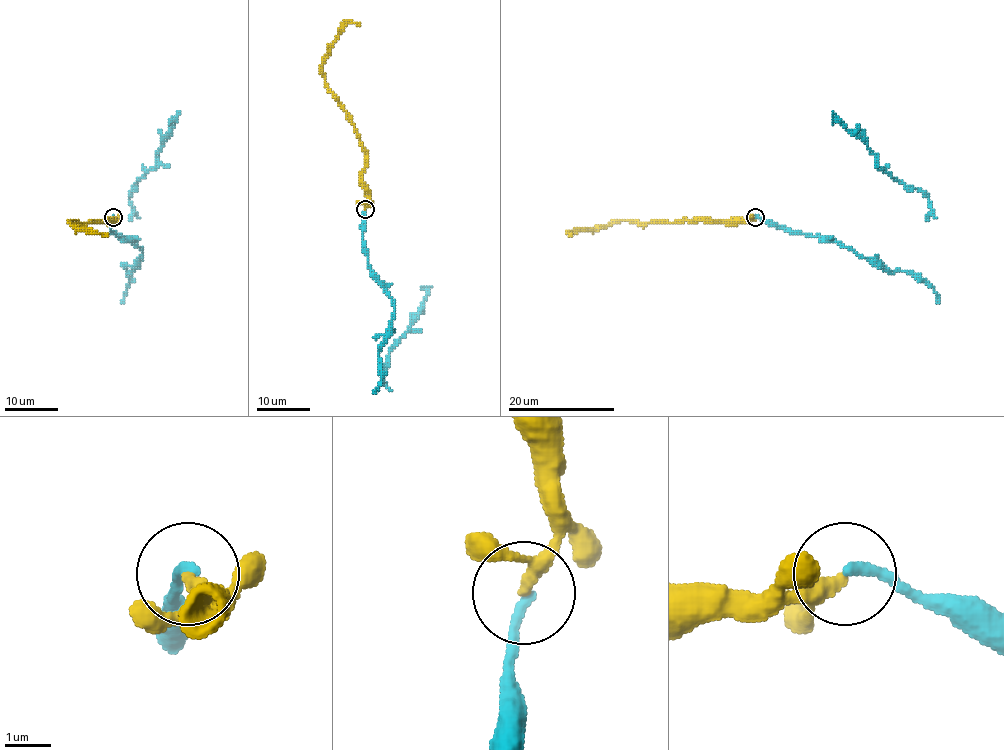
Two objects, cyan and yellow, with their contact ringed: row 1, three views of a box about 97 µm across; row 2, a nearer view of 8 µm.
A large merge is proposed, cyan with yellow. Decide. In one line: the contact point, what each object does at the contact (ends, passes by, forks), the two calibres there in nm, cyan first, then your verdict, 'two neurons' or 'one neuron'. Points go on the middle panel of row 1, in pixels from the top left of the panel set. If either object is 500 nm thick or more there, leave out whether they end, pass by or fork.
(365, 209) | cyan ends | yellow passes by | 240/240 nm | one neuron

